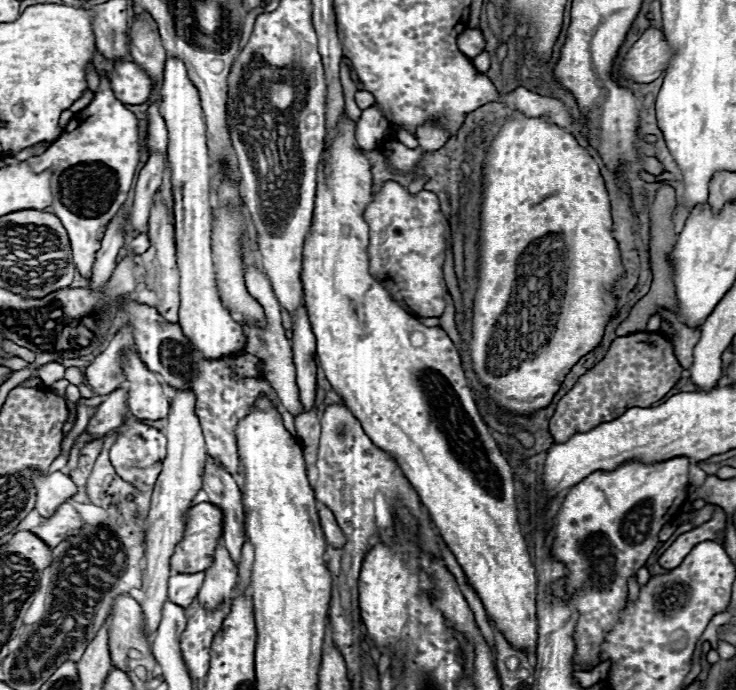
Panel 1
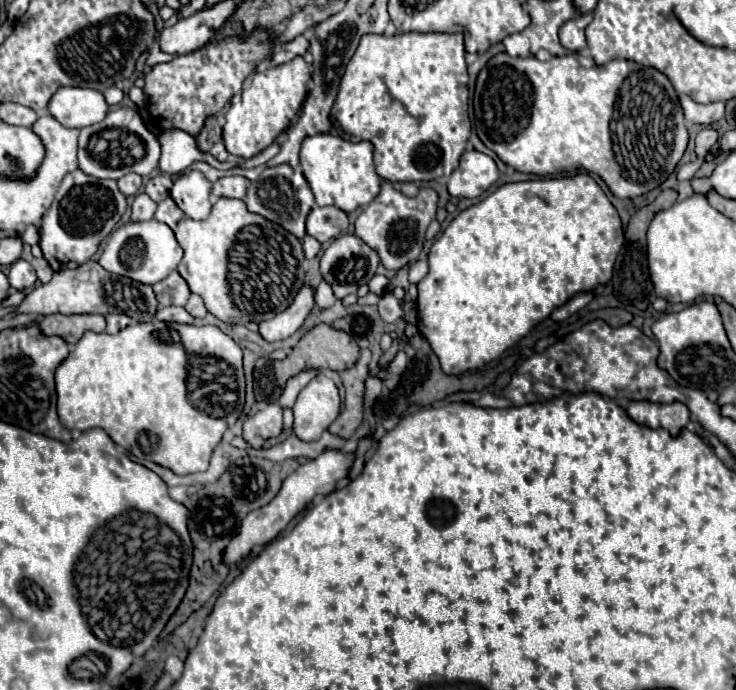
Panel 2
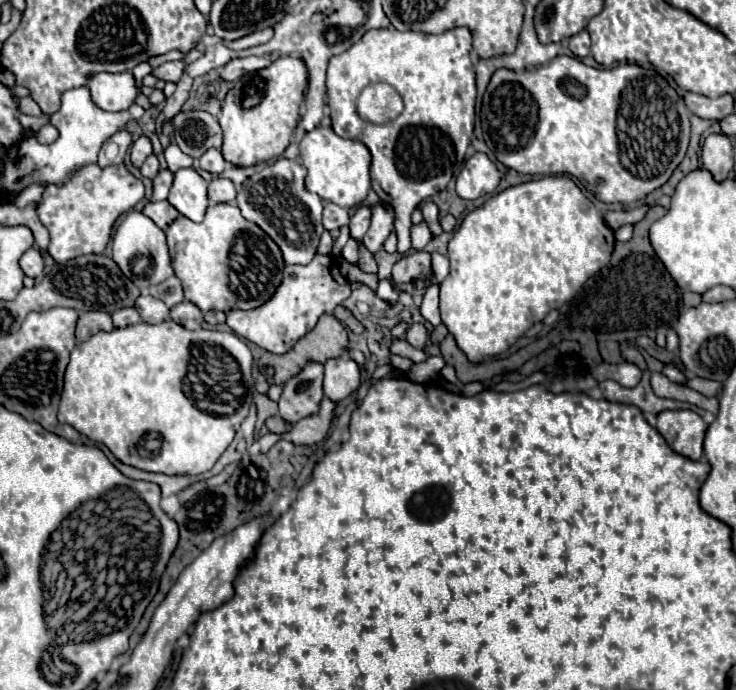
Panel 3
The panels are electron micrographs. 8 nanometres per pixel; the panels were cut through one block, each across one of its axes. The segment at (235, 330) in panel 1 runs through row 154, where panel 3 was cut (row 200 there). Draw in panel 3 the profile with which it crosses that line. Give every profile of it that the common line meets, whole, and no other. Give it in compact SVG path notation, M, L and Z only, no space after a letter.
M180 168L174 174L168 202L192 222L202 222L208 208L206 188L208 182L194 168Z

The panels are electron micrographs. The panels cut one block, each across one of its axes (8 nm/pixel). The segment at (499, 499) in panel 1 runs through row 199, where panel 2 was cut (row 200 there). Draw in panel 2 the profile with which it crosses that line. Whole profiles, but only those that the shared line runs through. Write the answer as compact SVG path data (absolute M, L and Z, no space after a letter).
M332 134L308 136L302 142L300 164L304 178L308 180L318 206L338 206L344 212L352 212L358 206L366 206L380 194L382 178L374 170L372 142L348 142Z

